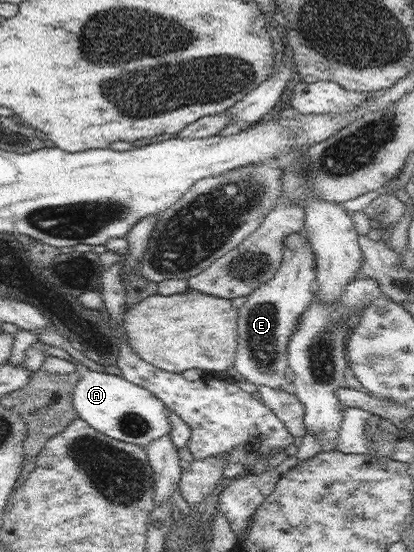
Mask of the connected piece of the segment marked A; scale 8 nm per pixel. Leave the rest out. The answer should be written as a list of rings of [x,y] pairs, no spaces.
[[[82,363],[75,364],[73,378],[78,380],[78,384],[72,392],[72,409],[92,429],[113,439],[137,444],[144,449],[152,440],[171,431],[167,406],[146,388],[119,375],[92,371]]]

